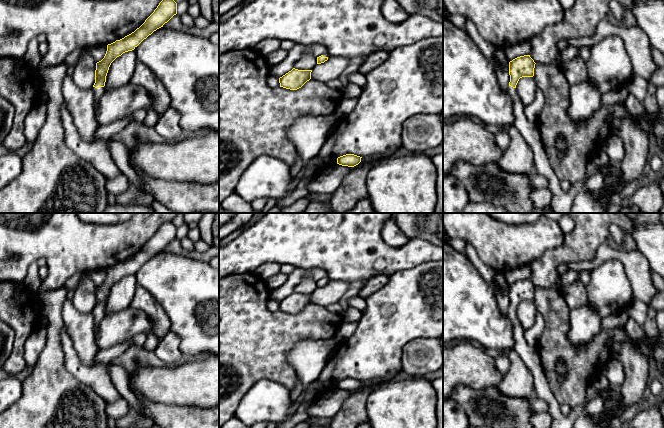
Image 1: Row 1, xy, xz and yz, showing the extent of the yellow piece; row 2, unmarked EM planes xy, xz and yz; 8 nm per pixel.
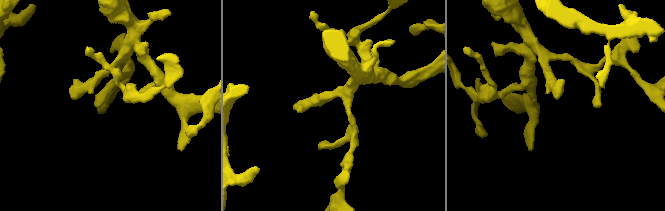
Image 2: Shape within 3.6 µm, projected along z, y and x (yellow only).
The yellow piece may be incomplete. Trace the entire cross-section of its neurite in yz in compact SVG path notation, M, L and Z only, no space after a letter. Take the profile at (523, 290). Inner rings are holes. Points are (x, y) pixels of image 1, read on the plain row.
M530 279L517 281L509 286L510 306L508 318L513 324L513 337L515 341L513 349L519 354L522 361L532 373L537 397L545 400L549 405L549 414L552 417L552 428L573 428L578 417L585 414L585 405L597 395L597 392L591 384L588 385L586 402L579 407L571 409L567 416L561 413L559 403L553 396L543 373L537 348L531 347L526 342L524 329L516 315L516 309L520 302L534 300L535 288Z

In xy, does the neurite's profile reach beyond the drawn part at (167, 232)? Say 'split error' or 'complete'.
split error

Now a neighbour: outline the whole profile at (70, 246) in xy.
M0 213L0 283L24 282L29 266L39 259L46 260L48 275L42 283L43 292L64 286L77 273L87 274L108 269L134 256L154 236L159 227L183 213L135 213L130 220L114 225L83 222L77 213Z

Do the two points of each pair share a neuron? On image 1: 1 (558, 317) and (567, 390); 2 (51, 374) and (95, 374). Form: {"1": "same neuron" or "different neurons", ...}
{"1": "same neuron", "2": "different neurons"}

